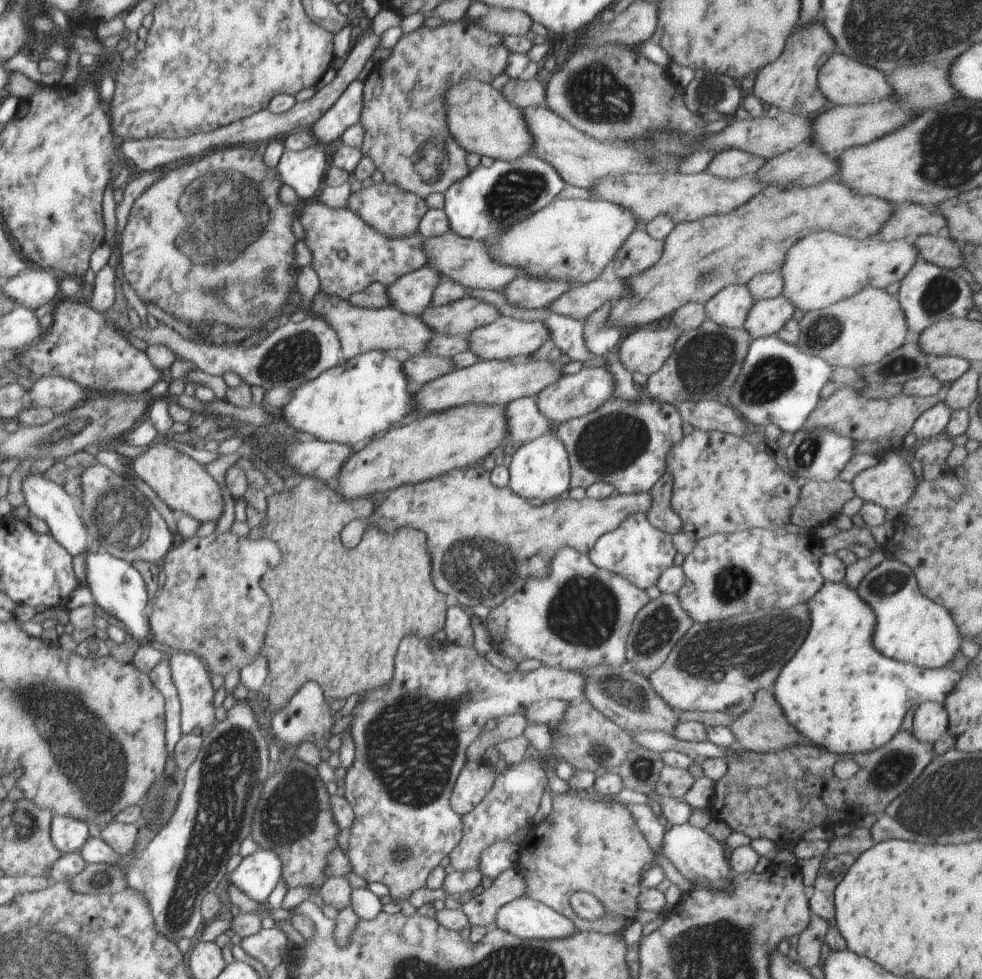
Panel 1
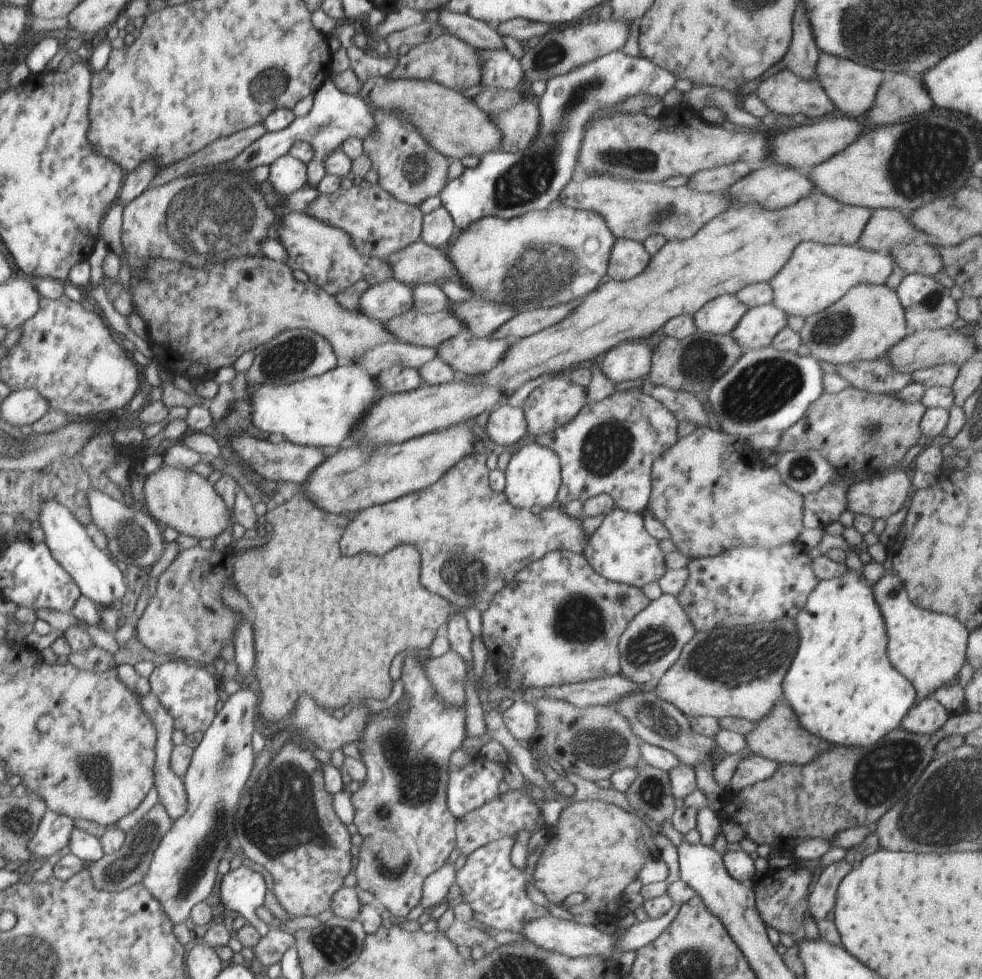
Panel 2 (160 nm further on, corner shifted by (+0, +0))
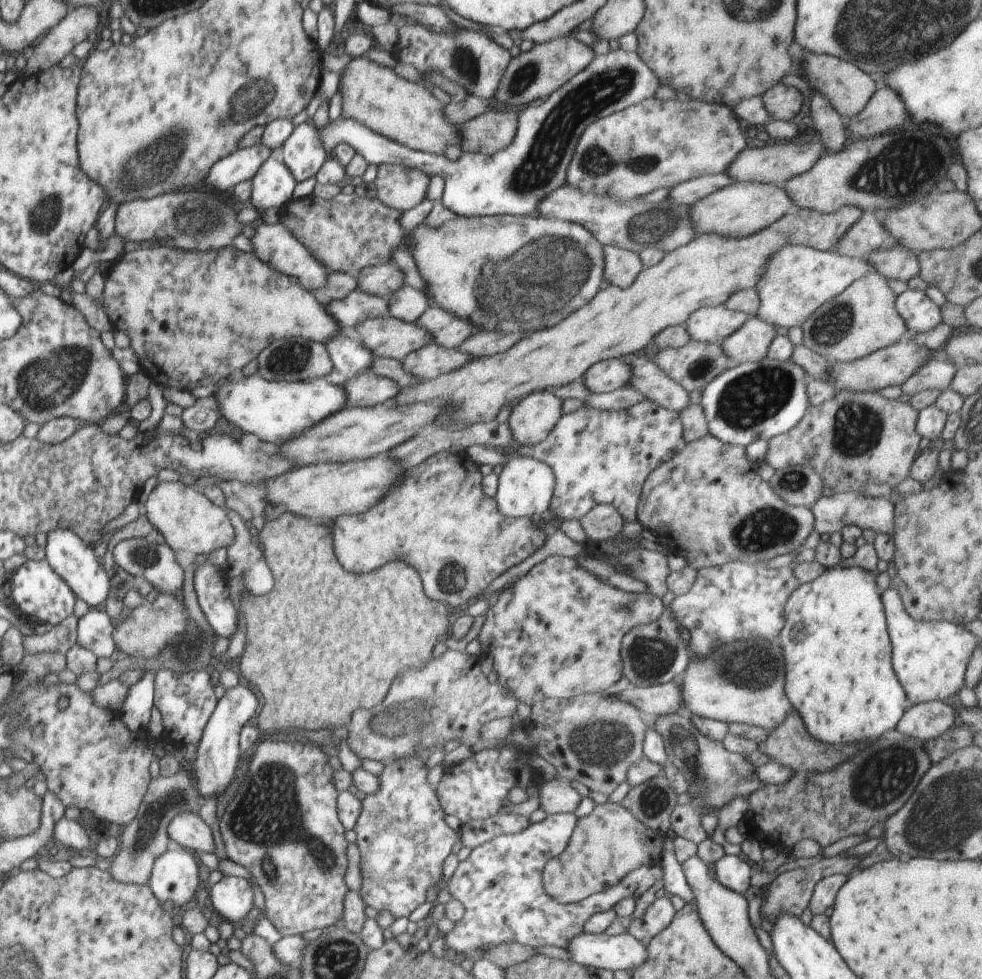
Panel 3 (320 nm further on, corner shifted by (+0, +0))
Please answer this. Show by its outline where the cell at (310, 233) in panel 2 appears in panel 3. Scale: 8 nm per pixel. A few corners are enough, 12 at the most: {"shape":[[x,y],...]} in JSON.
{"shape":[[255,221],[250,239],[264,264],[306,290],[326,286],[328,270],[281,221]]}

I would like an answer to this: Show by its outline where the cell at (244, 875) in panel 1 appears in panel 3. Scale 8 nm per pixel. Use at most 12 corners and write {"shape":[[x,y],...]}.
{"shape":[[236,876],[214,884],[212,911],[241,925],[254,907],[252,884]]}

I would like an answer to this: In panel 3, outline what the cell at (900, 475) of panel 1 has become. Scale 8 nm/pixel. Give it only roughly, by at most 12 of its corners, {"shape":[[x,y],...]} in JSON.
{"shape":[[855,491],[821,496],[813,530],[894,534],[895,505]]}

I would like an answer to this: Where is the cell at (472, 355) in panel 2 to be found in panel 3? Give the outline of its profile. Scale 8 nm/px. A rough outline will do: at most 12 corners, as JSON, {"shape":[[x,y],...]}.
{"shape":[[431,343],[402,360],[416,380],[431,380],[472,360]]}

